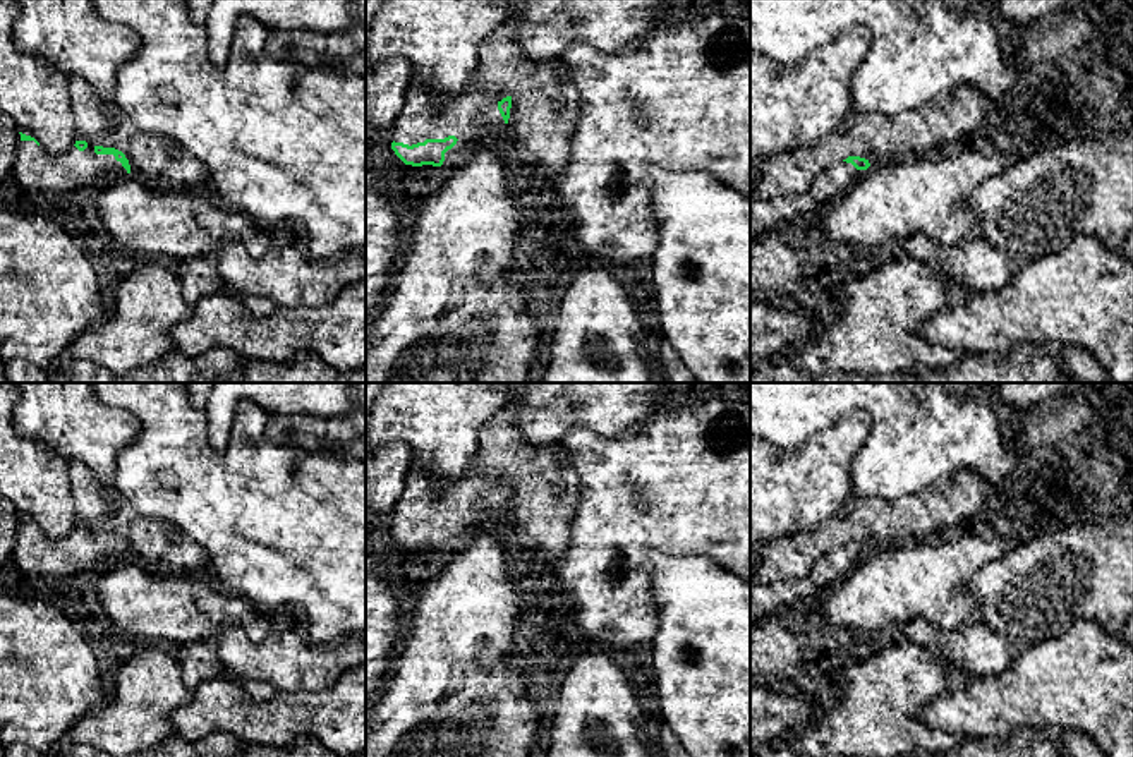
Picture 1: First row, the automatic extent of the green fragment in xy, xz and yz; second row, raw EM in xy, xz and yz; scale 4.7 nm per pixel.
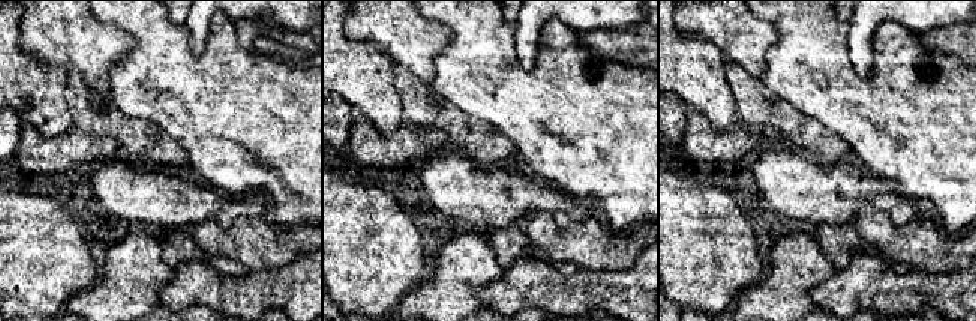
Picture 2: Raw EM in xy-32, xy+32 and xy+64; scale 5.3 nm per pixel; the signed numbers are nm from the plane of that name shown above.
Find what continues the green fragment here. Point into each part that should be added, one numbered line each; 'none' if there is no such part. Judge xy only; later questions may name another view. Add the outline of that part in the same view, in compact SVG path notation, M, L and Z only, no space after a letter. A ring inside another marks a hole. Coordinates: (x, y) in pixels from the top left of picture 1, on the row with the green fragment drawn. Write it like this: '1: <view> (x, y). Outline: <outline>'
1: xy (36, 170). Outline: M19 141L12 173L27 191L48 194L103 187L129 175L113 154L96 154L91 144L84 151L72 146L65 153L48 154L34 141Z

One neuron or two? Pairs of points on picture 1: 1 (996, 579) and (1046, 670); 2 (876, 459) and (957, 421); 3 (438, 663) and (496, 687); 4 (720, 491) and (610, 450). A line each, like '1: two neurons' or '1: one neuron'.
1: two neurons
2: one neuron
3: two neurons
4: one neuron

